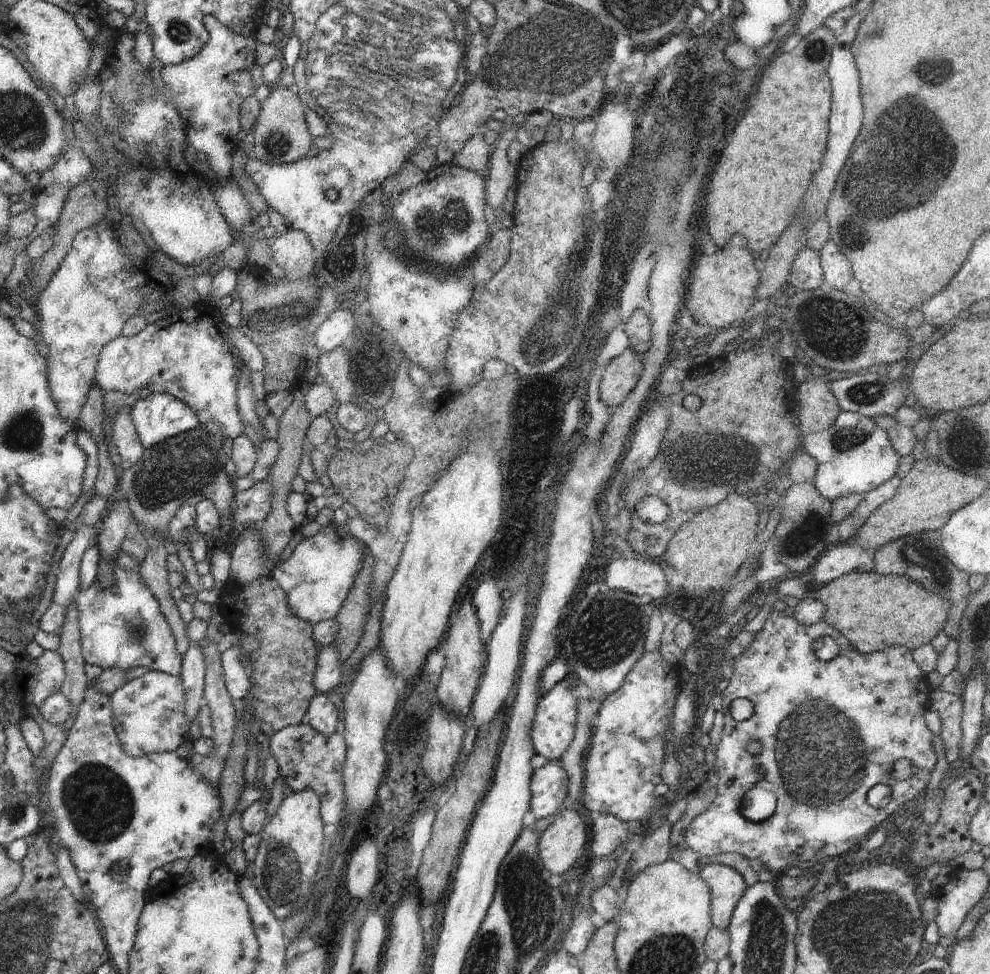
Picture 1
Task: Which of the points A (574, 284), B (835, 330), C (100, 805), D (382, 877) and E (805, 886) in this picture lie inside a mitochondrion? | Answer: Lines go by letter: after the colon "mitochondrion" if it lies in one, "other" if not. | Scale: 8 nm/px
A: mitochondrion
B: mitochondrion
C: mitochondrion
D: other
E: mitochondrion

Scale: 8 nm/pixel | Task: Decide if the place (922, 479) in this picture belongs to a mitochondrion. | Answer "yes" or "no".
no

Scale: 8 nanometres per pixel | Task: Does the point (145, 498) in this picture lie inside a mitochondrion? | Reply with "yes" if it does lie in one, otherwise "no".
yes

